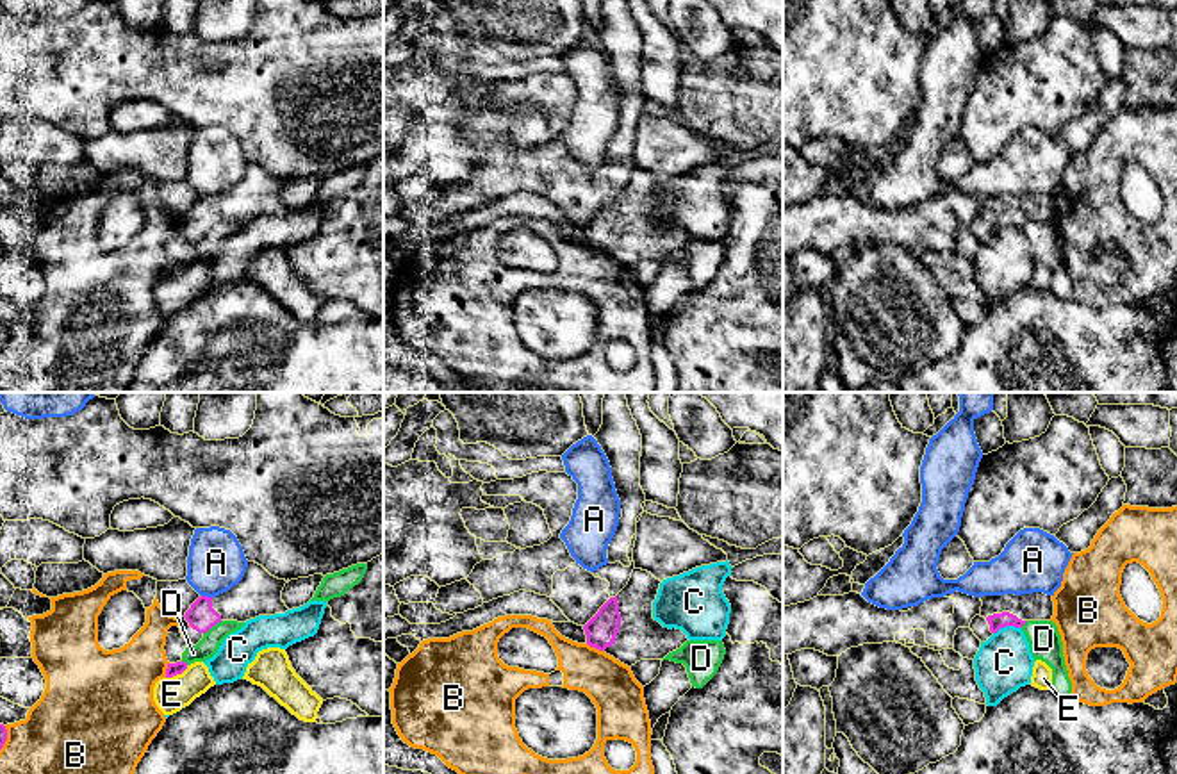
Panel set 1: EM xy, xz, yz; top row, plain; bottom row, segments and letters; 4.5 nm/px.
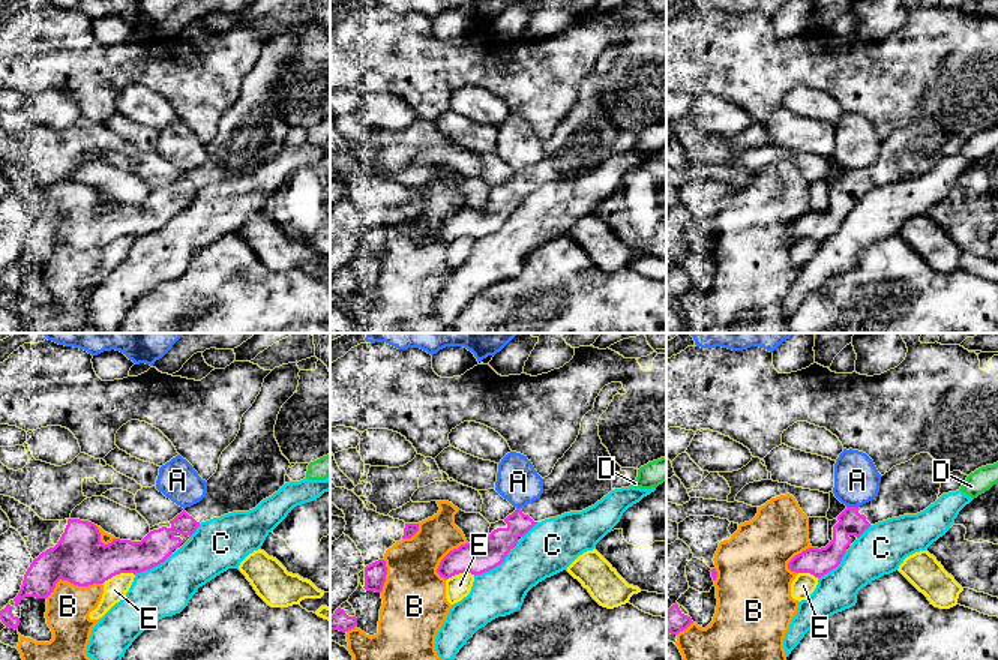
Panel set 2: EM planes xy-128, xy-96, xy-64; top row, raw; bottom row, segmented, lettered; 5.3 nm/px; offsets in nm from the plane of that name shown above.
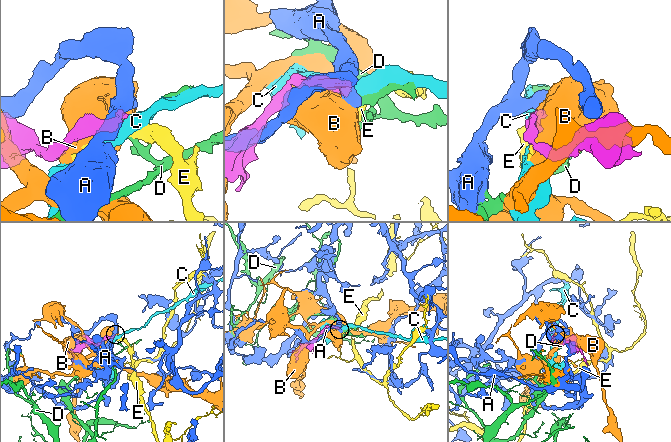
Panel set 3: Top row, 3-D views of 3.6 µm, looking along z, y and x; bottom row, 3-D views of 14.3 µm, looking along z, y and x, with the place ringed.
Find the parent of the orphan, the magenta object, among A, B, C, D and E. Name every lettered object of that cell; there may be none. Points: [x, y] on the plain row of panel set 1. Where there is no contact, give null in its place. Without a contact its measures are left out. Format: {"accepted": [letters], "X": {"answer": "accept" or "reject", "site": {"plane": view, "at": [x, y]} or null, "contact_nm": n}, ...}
{"accepted": [], "A": {"answer": "reject", "site": {"plane": "xy", "at": [205, 197]}, "contact_nm": 60}, "B": {"answer": "reject", "site": {"plane": "xz", "at": [596, 248]}, "contact_nm": 90}, "C": {"answer": "reject", "site": {"plane": "yz", "at": [1006, 225]}, "contact_nm": 130}, "D": {"answer": "reject", "site": {"plane": "xy", "at": [213, 225]}, "contact_nm": 110}, "E": {"answer": "reject", "site": {"plane": "xy", "at": [177, 273]}, "contact_nm": 120}}

